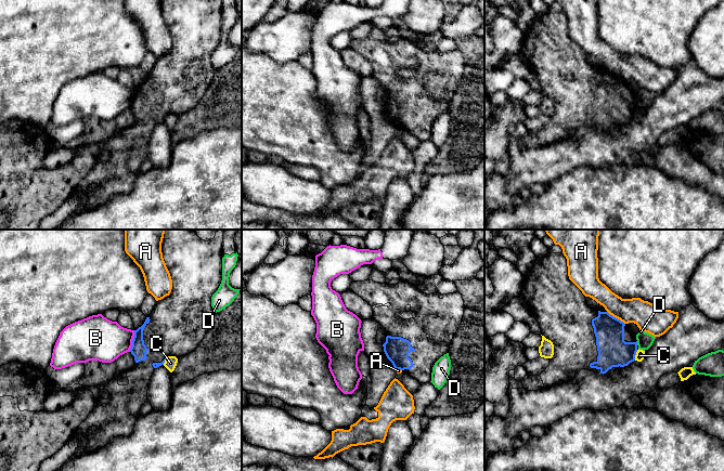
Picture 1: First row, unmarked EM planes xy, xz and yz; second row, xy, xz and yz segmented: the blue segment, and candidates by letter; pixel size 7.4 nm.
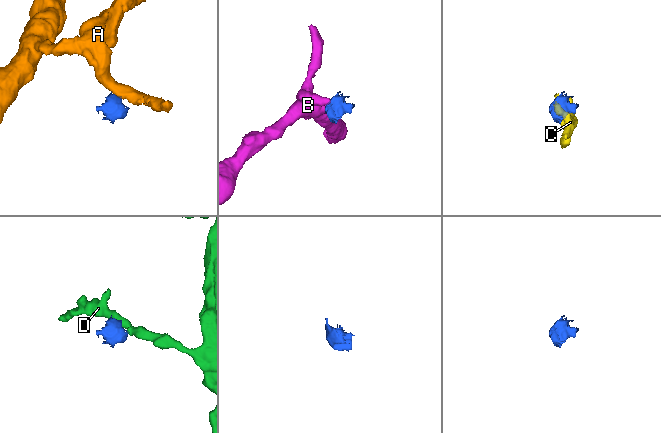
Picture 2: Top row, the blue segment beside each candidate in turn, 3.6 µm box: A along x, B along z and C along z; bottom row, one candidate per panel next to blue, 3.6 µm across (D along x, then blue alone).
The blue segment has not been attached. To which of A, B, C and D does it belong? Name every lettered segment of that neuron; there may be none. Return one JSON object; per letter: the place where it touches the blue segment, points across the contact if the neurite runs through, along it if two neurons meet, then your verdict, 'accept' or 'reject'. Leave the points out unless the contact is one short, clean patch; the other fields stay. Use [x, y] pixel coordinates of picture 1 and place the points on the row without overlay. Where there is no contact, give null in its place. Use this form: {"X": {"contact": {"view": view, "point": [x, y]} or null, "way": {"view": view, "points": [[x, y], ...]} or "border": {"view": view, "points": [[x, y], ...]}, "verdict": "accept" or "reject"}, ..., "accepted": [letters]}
{"A": {"contact": {"view": "yz", "point": [615, 75]}, "border": {"view": "yz", "points": [[607, 68], [624, 81]]}, "verdict": "reject"}, "B": {"contact": {"view": "xy", "point": [132, 99]}, "border": {"view": "xy", "points": [[134, 88], [132, 103], [129, 108]]}, "verdict": "reject"}, "C": {"contact": {"view": "yz", "point": [635, 112]}, "border": {"view": "yz", "points": [[637, 107], [634, 117]]}, "verdict": "reject"}, "D": {"contact": {"view": "yz", "point": [636, 101]}, "border": {"view": "yz", "points": [[636, 99], [637, 102]]}, "verdict": "reject"}, "accepted": []}

